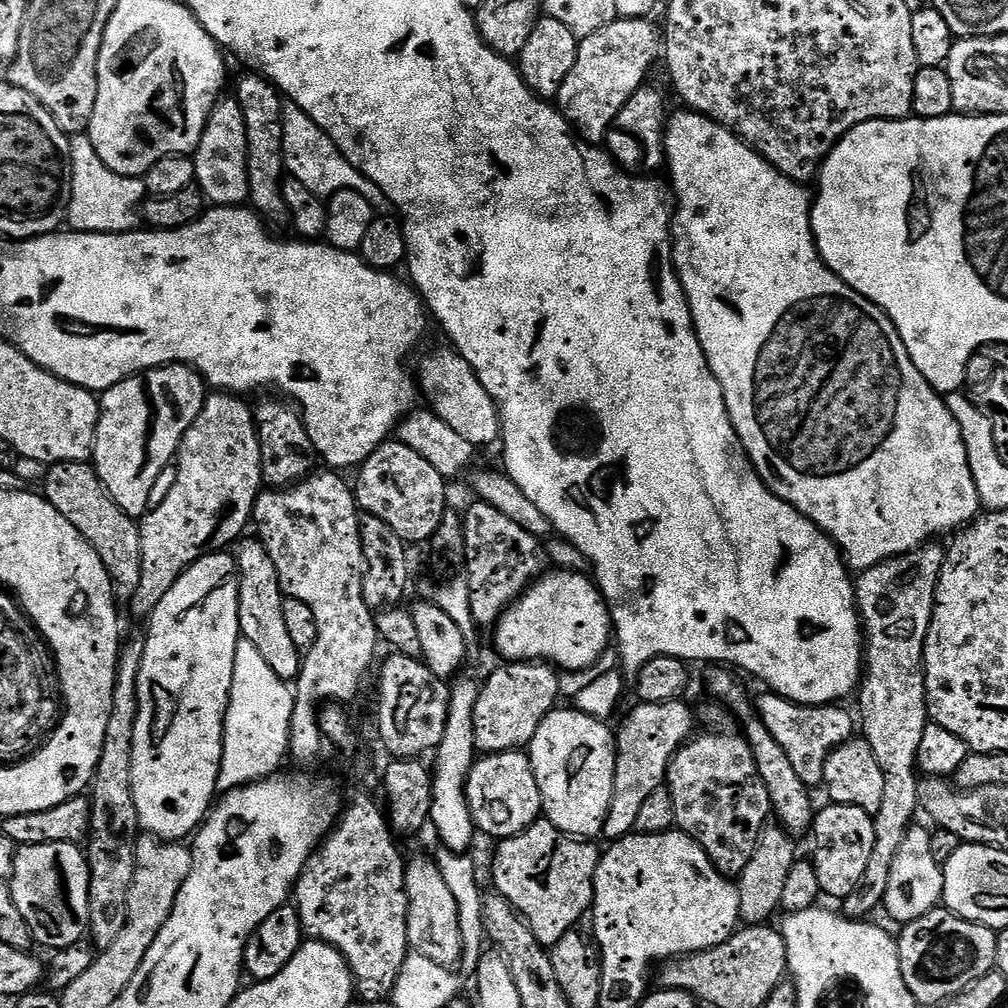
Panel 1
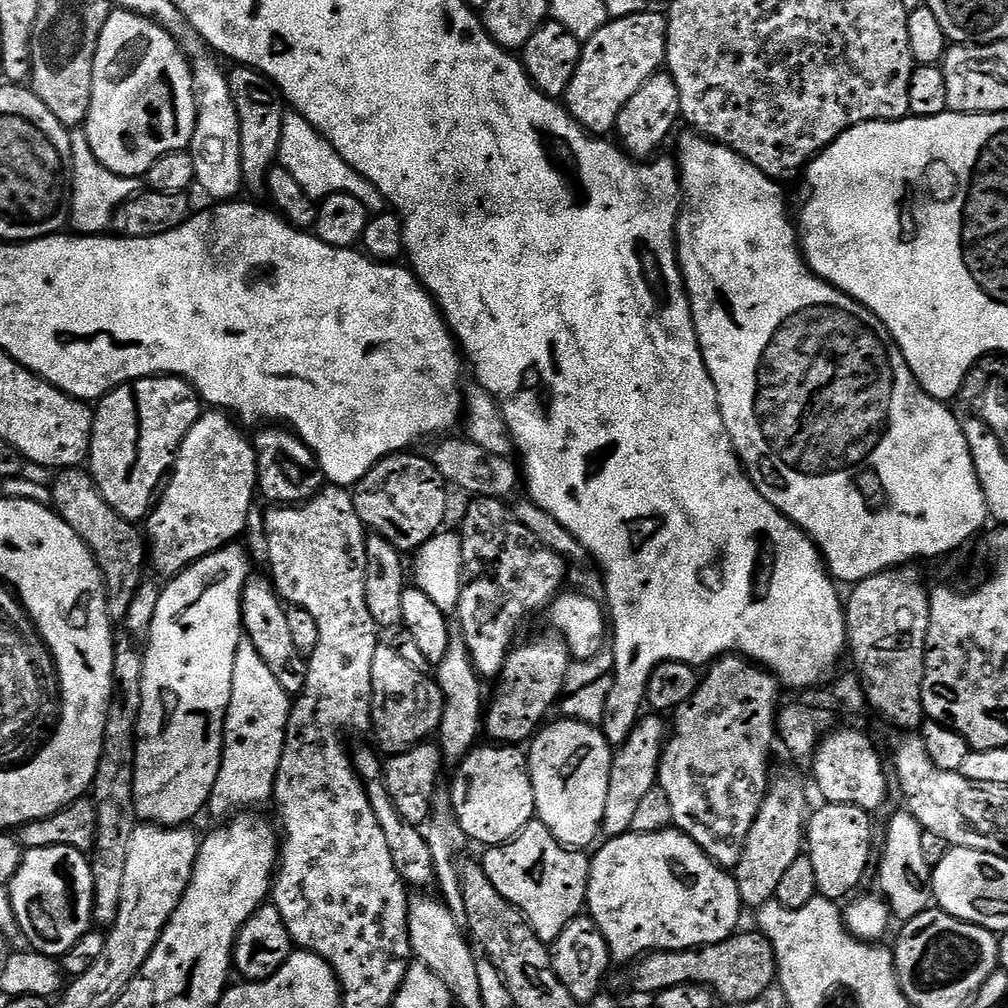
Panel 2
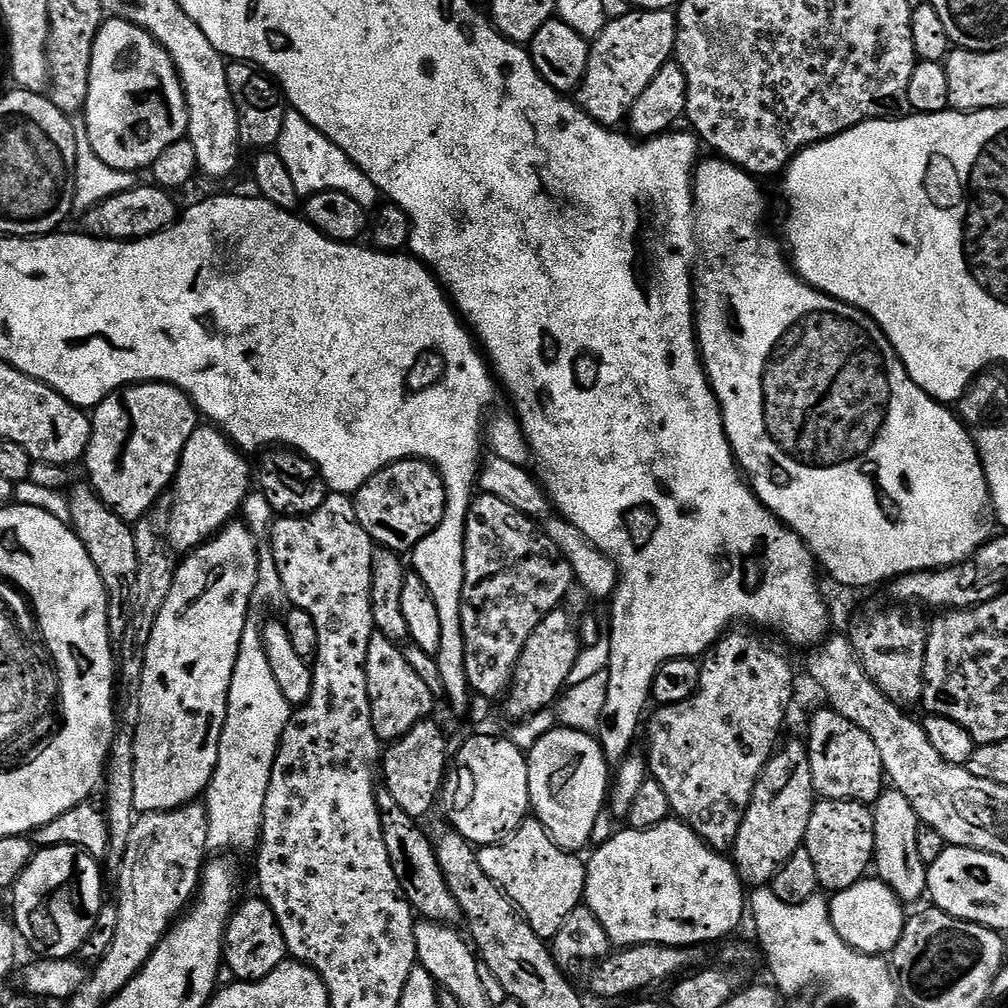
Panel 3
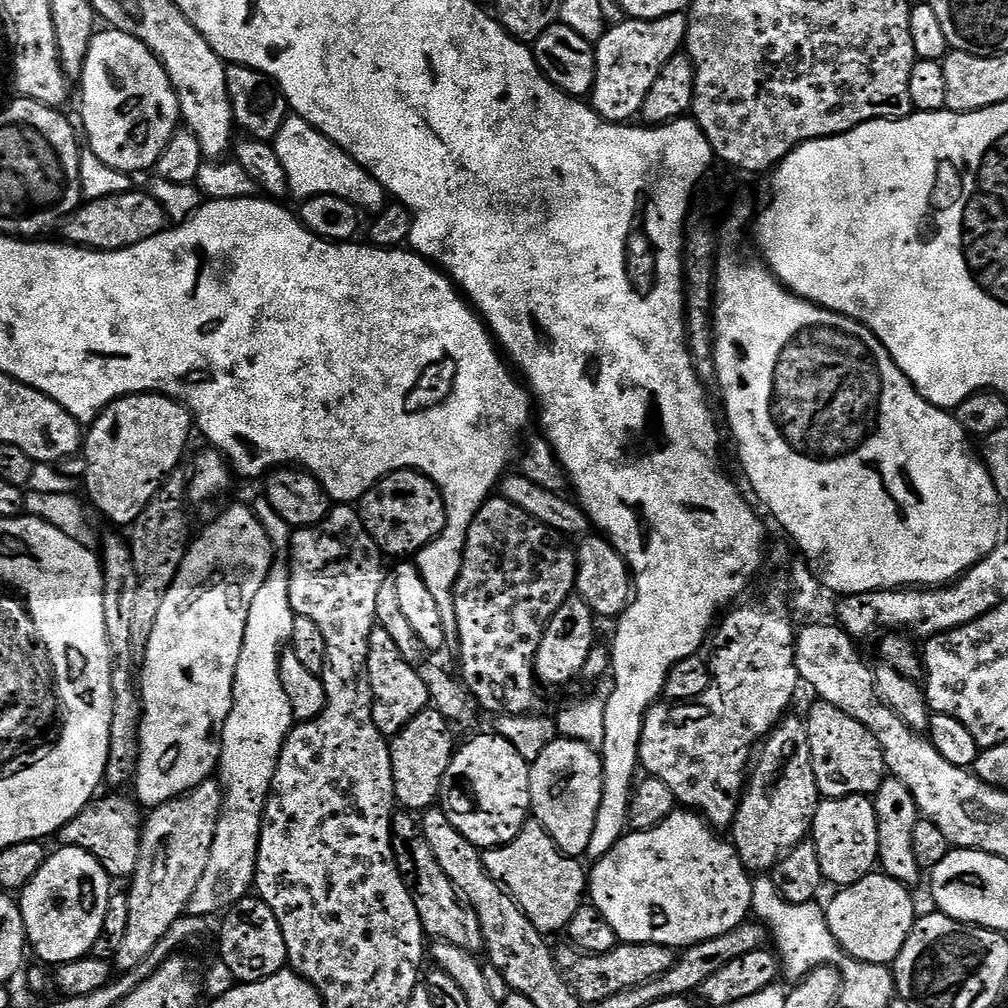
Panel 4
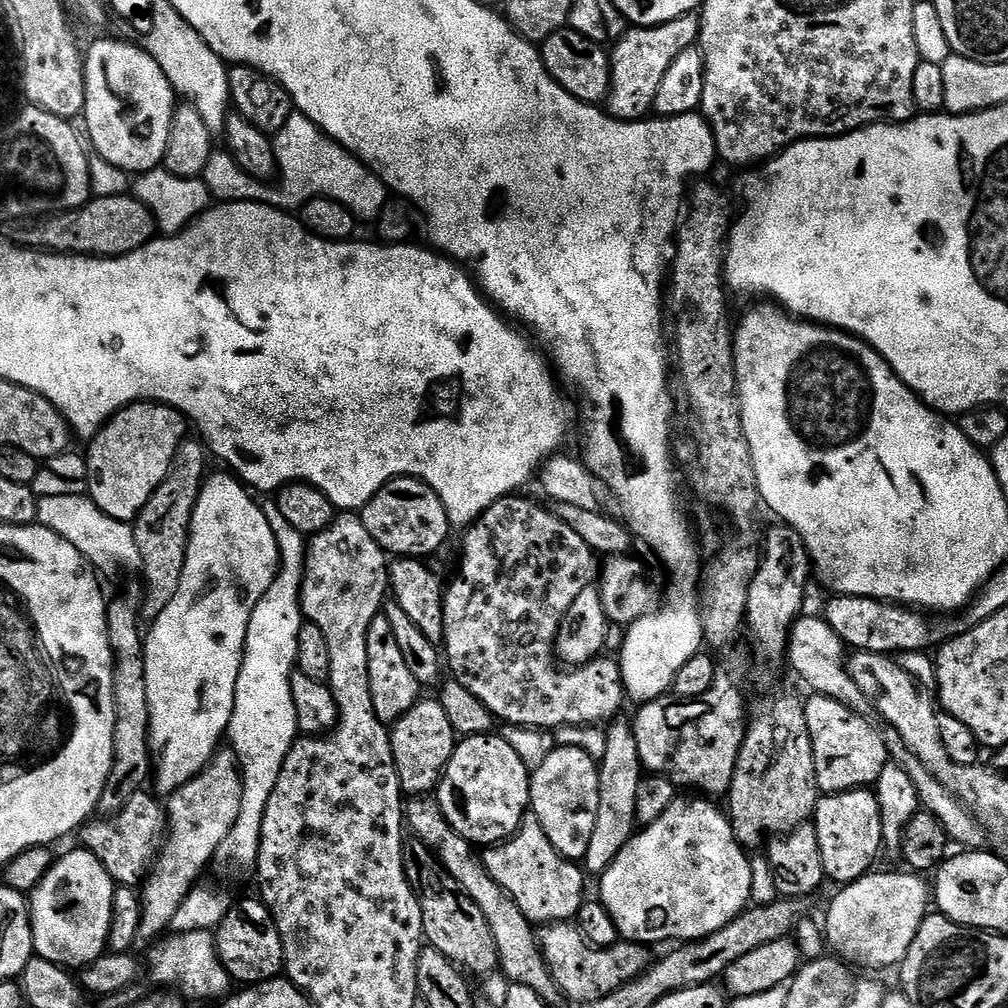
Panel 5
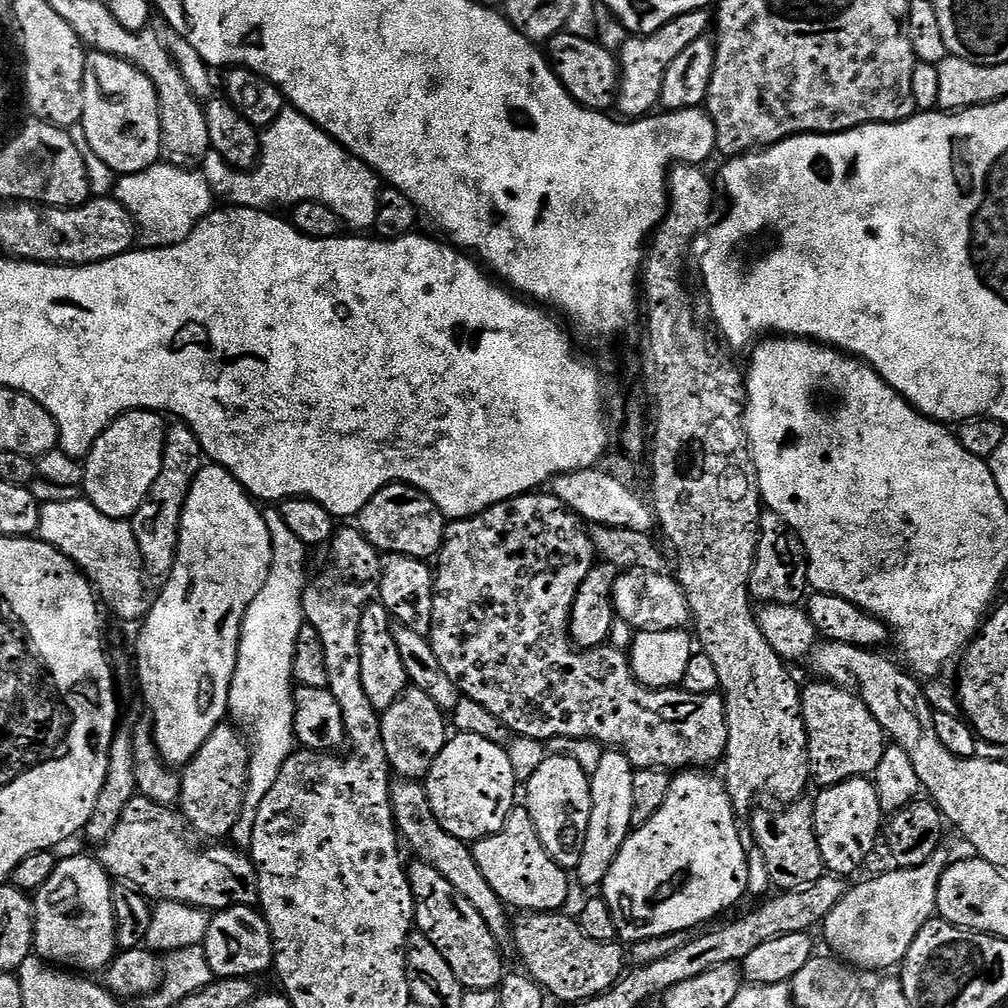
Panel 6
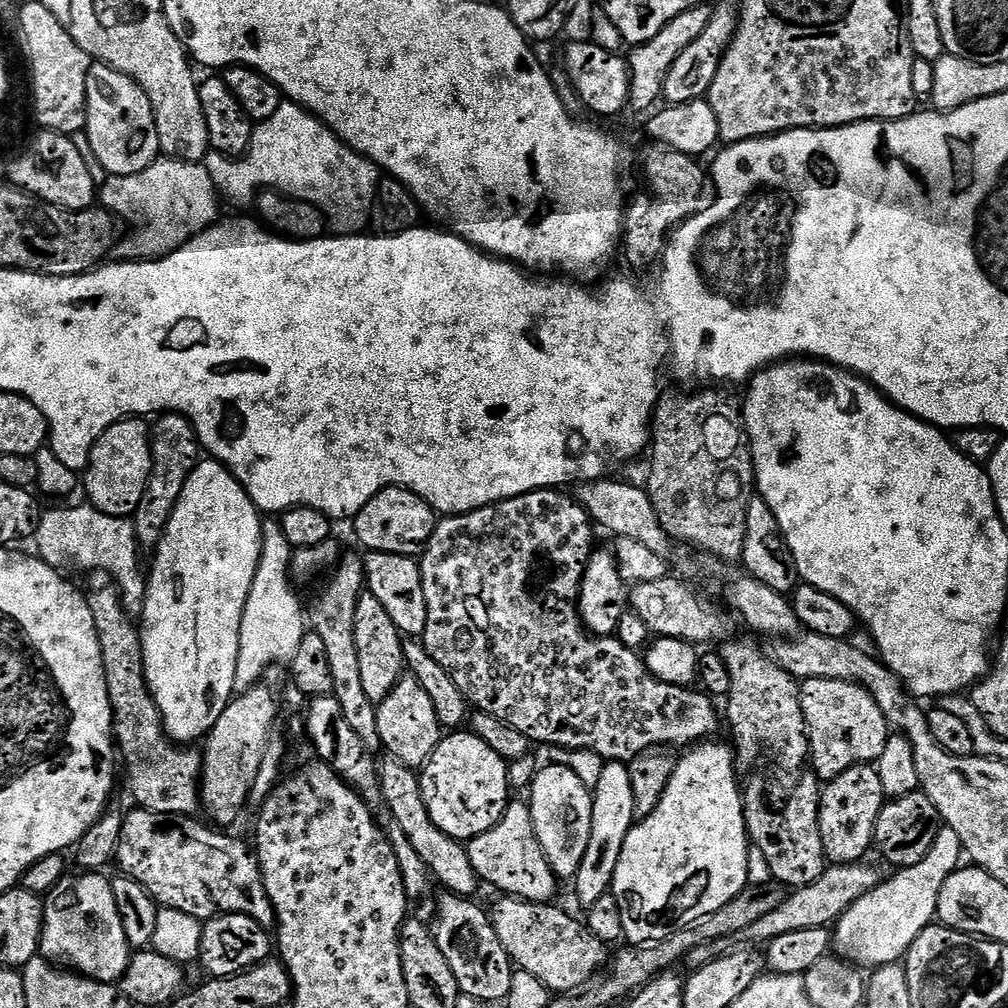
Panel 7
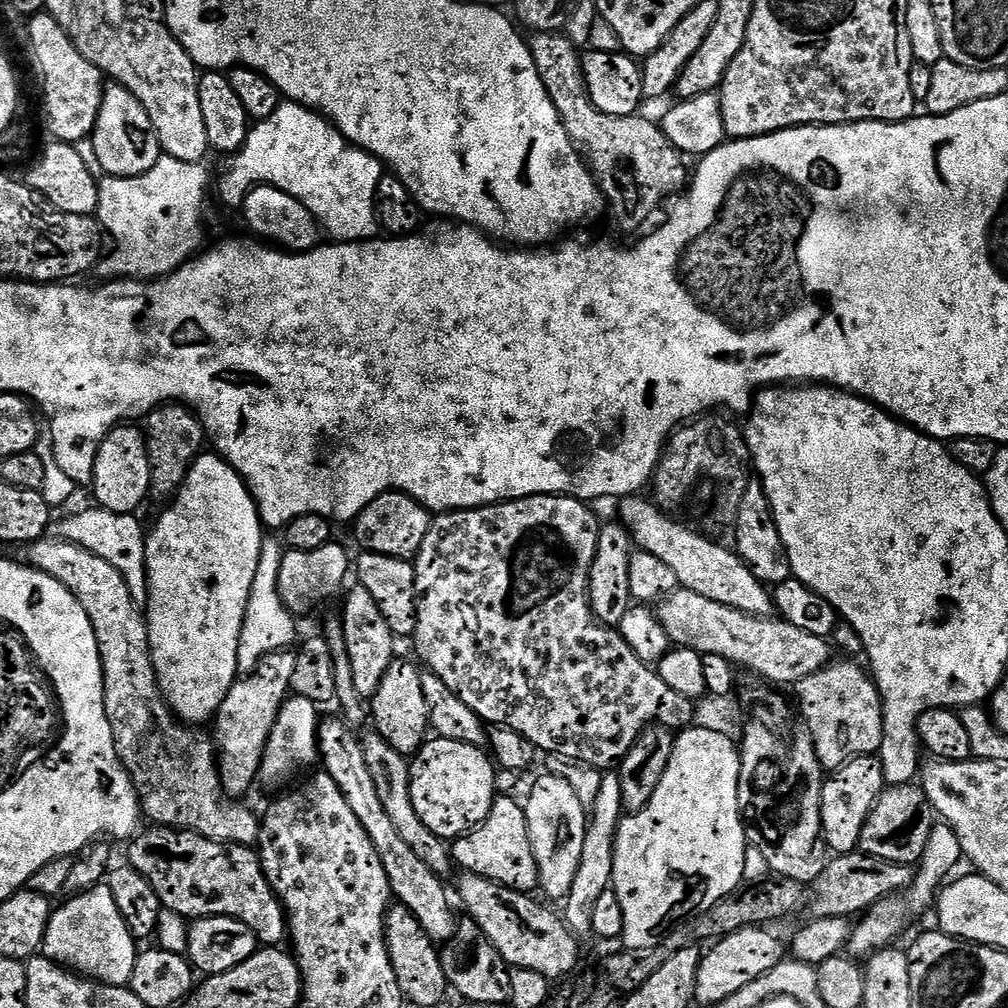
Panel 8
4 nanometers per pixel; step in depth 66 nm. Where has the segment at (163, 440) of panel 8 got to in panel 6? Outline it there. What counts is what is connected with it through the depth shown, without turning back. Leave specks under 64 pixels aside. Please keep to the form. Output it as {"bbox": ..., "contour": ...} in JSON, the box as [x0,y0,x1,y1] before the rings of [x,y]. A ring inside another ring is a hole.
{"bbox":[130,422,206,566],"contour":[[[176,422],[173,428],[171,425],[165,431],[162,470],[158,478],[154,478],[154,486],[150,486],[142,506],[138,506],[138,510],[130,517],[138,550],[145,562],[161,560],[164,566],[171,566],[176,561],[176,547],[180,541],[180,519],[184,513],[184,503],[194,478],[205,464],[206,457],[202,446],[187,424]]]}

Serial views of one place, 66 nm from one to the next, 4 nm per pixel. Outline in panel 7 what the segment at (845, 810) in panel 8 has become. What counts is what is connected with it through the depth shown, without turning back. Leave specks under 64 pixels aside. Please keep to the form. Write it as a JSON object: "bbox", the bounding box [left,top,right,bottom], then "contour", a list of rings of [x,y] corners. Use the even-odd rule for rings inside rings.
{"bbox":[820,764,886,864],"contour":[[[856,764],[823,785],[820,794],[820,833],[824,855],[832,864],[858,864],[874,848],[874,830],[886,797],[879,767]]]}

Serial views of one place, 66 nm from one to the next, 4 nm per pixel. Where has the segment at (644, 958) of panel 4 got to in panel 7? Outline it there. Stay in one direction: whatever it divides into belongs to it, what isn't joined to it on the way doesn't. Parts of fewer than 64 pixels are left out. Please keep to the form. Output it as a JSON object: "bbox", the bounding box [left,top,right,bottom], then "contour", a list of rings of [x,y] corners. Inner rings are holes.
{"bbox":[490,896,610,994],"contour":[[[504,896],[490,908],[493,928],[513,965],[519,971],[534,974],[552,994],[578,990],[593,980],[610,960],[609,945],[594,938],[587,923],[579,924],[570,913],[556,906],[552,902],[535,904],[517,896]]]}

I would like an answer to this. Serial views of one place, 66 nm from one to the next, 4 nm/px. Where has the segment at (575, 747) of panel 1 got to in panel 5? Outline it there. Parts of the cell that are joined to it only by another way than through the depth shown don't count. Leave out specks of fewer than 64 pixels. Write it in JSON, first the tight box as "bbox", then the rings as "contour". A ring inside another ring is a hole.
{"bbox":[528,747,598,862],"contour":[[[553,747],[547,753],[540,766],[531,773],[528,785],[528,798],[530,801],[530,812],[534,815],[535,823],[539,824],[540,829],[546,834],[550,846],[554,846],[557,854],[566,860],[573,862],[583,861],[592,827],[596,821],[596,813],[592,807],[594,804],[594,793],[598,788],[598,764],[591,760],[587,754],[578,748]]]}

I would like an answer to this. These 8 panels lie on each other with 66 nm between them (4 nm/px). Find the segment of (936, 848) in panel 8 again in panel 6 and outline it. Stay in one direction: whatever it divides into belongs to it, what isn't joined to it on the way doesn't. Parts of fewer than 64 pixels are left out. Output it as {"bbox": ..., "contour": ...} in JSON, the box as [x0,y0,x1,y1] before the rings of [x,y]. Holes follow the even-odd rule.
{"bbox":[822,847,952,970],"contour":[[[940,847],[923,863],[914,868],[894,868],[892,872],[882,874],[879,878],[872,878],[858,886],[847,889],[834,908],[824,919],[822,933],[828,947],[839,959],[853,969],[886,970],[892,966],[897,967],[903,963],[910,944],[918,934],[918,930],[926,921],[933,919],[937,911],[937,892],[942,874],[951,863],[952,857],[947,852],[947,847]]]}

